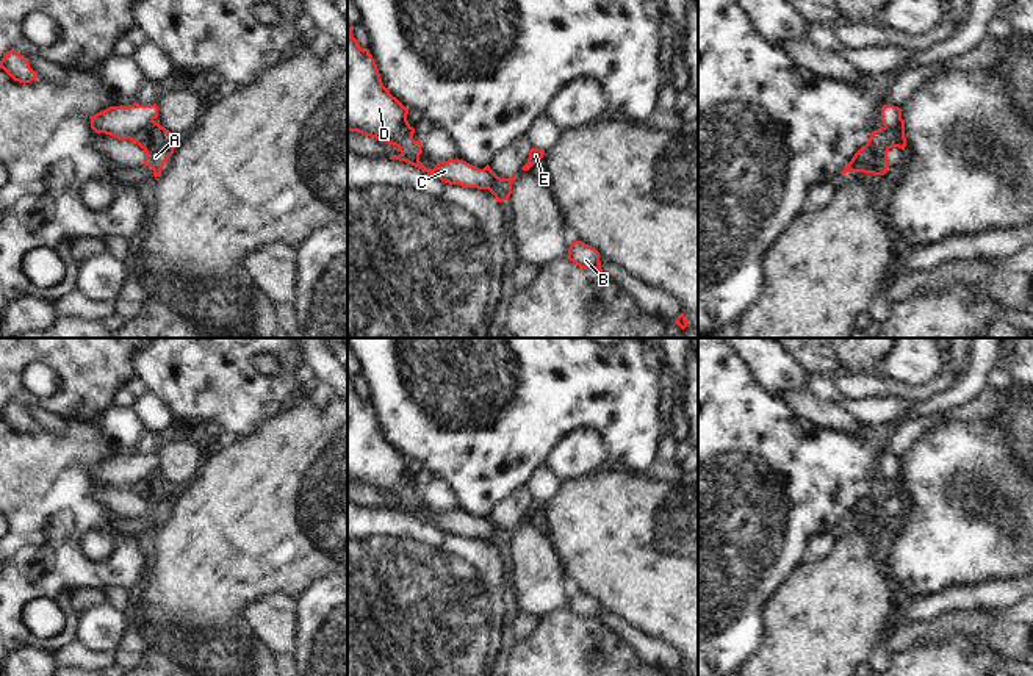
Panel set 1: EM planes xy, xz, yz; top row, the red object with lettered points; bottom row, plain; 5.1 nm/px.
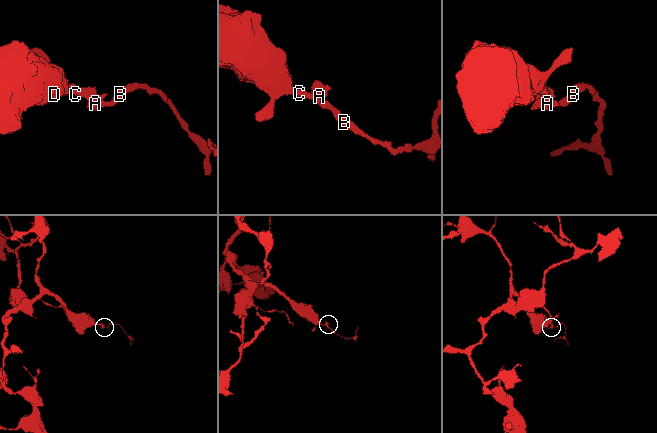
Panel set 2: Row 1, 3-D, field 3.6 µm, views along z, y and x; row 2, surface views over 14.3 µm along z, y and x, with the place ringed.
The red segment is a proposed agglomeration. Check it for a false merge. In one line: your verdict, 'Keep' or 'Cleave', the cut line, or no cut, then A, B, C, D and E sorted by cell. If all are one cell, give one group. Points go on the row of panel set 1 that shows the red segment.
Cleave. Split along xy (152, 119), (127, 138). Groups: A B E / C D

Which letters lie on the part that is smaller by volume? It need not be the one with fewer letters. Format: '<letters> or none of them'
A, B, E

